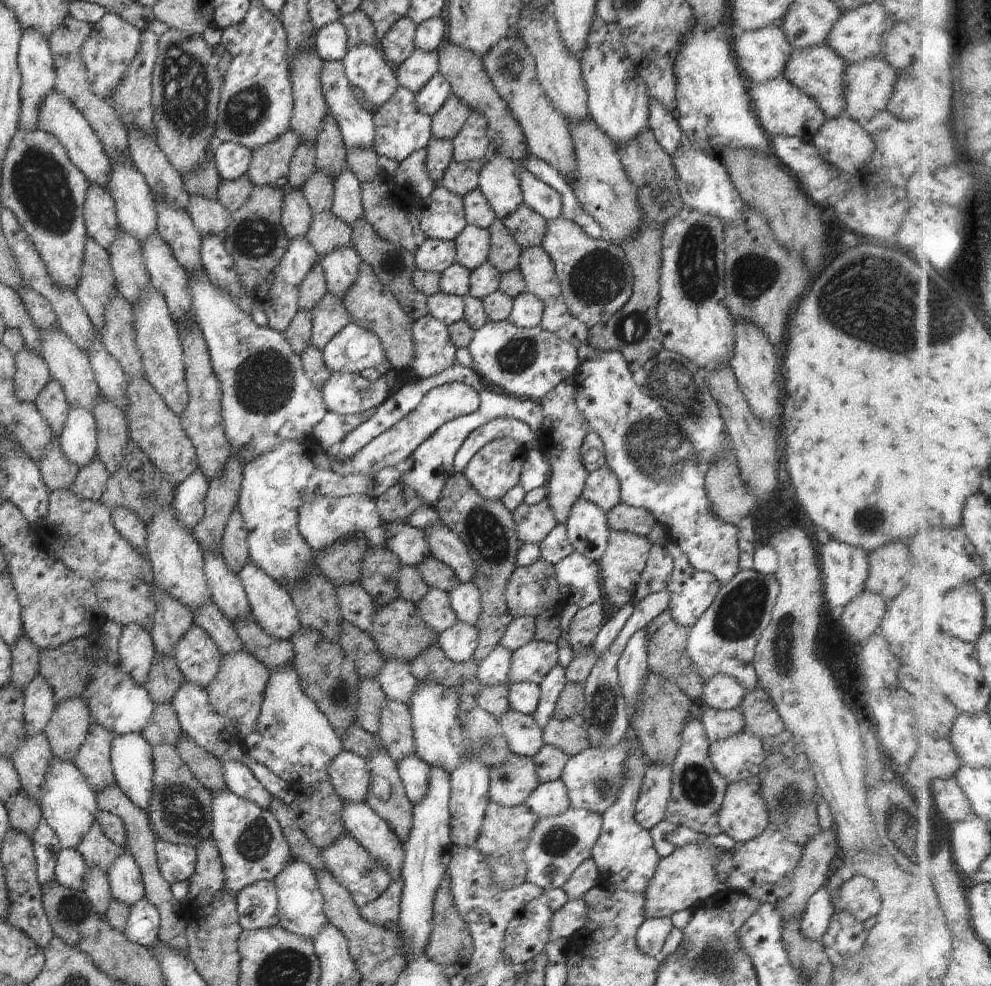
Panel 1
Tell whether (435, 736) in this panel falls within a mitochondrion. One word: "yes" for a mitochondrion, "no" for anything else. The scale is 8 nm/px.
no

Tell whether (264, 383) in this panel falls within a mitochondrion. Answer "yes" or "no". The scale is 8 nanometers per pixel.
yes

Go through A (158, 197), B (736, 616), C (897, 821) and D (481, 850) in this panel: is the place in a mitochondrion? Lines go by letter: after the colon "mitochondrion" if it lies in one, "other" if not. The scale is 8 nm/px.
A: other
B: mitochondrion
C: mitochondrion
D: other

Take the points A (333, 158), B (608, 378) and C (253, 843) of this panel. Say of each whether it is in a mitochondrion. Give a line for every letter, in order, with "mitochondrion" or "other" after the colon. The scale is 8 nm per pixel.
A: other
B: other
C: mitochondrion

